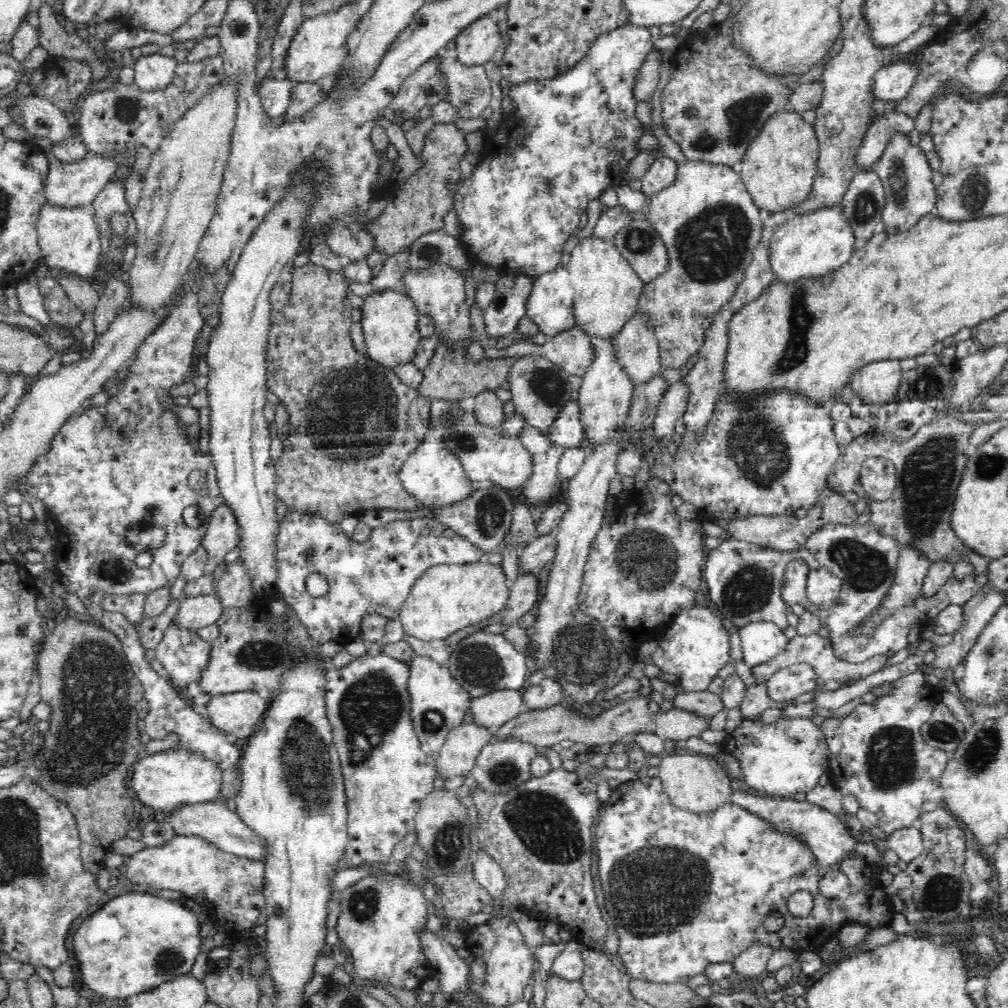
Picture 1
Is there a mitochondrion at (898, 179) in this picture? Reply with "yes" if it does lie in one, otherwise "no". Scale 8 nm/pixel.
yes

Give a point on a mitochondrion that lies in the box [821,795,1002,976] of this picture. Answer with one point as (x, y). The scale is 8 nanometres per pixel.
(941, 896)

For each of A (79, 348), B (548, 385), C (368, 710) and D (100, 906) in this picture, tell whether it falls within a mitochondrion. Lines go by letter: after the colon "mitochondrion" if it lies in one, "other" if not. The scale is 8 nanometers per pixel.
A: other
B: mitochondrion
C: mitochondrion
D: other

